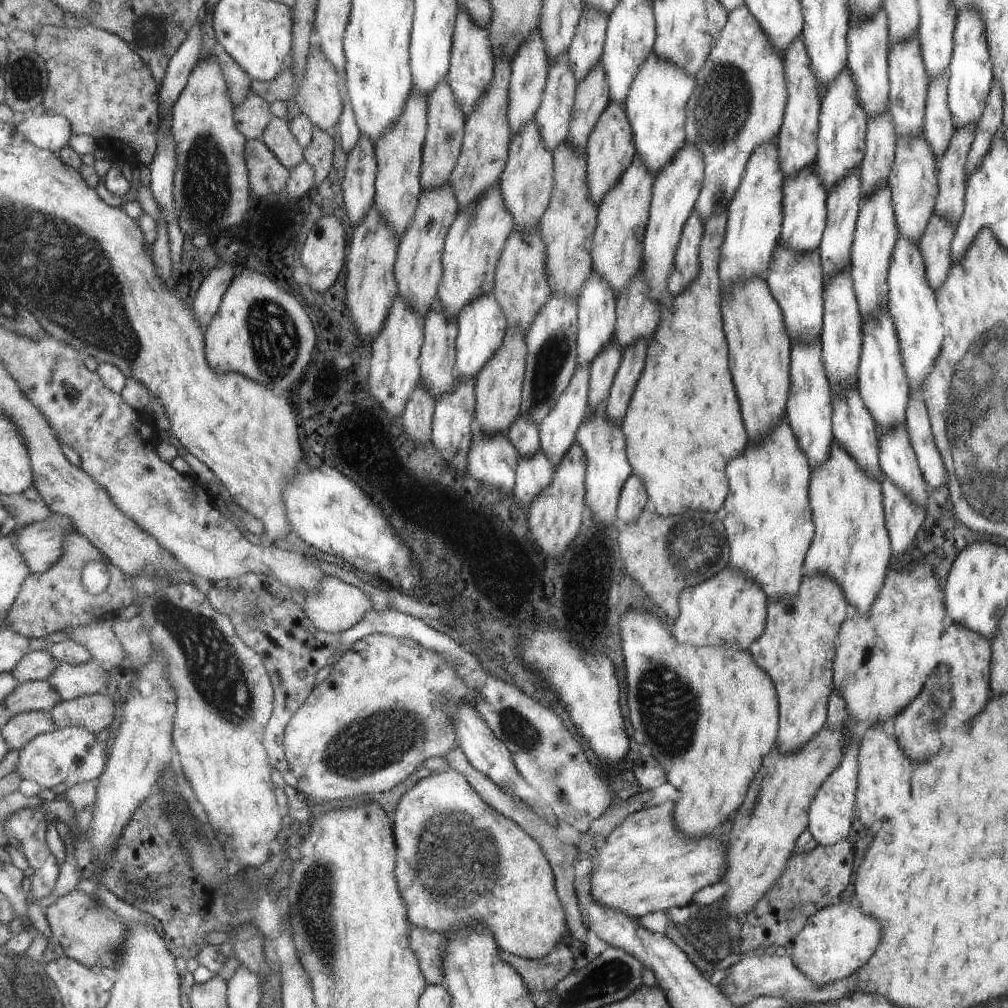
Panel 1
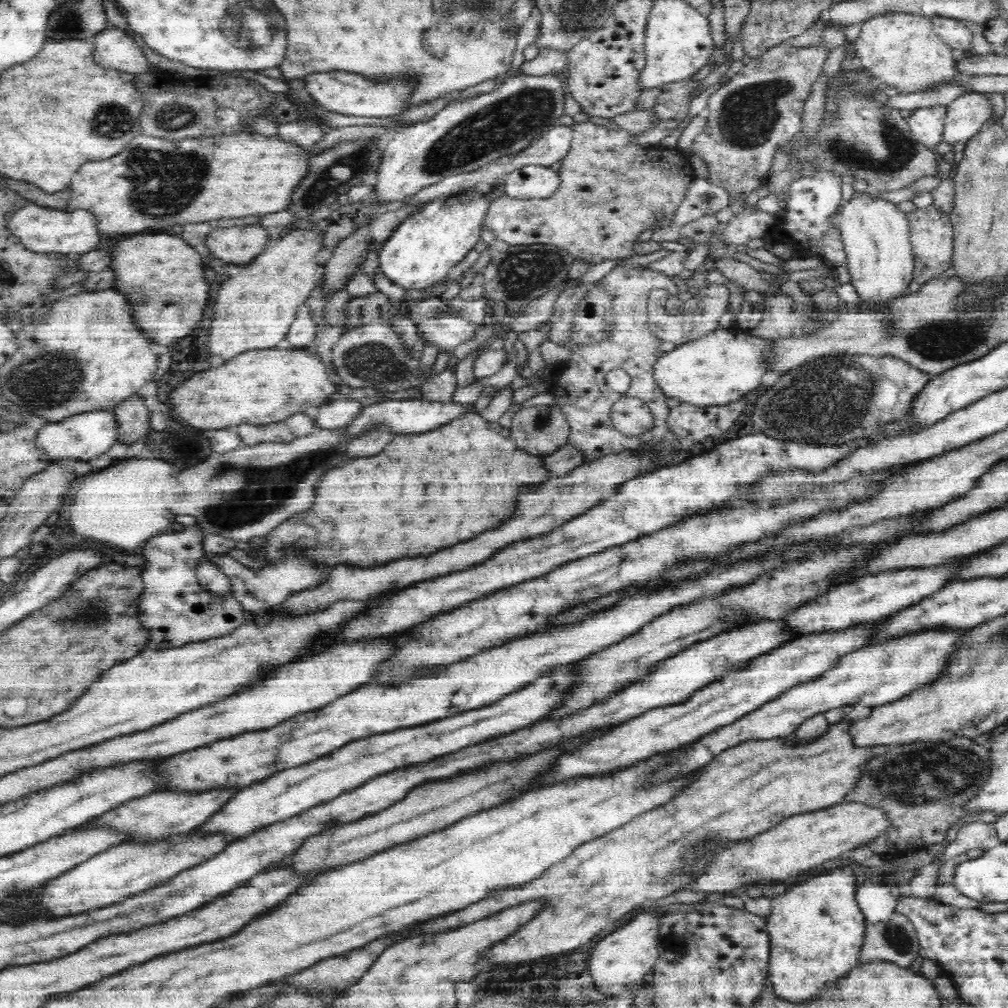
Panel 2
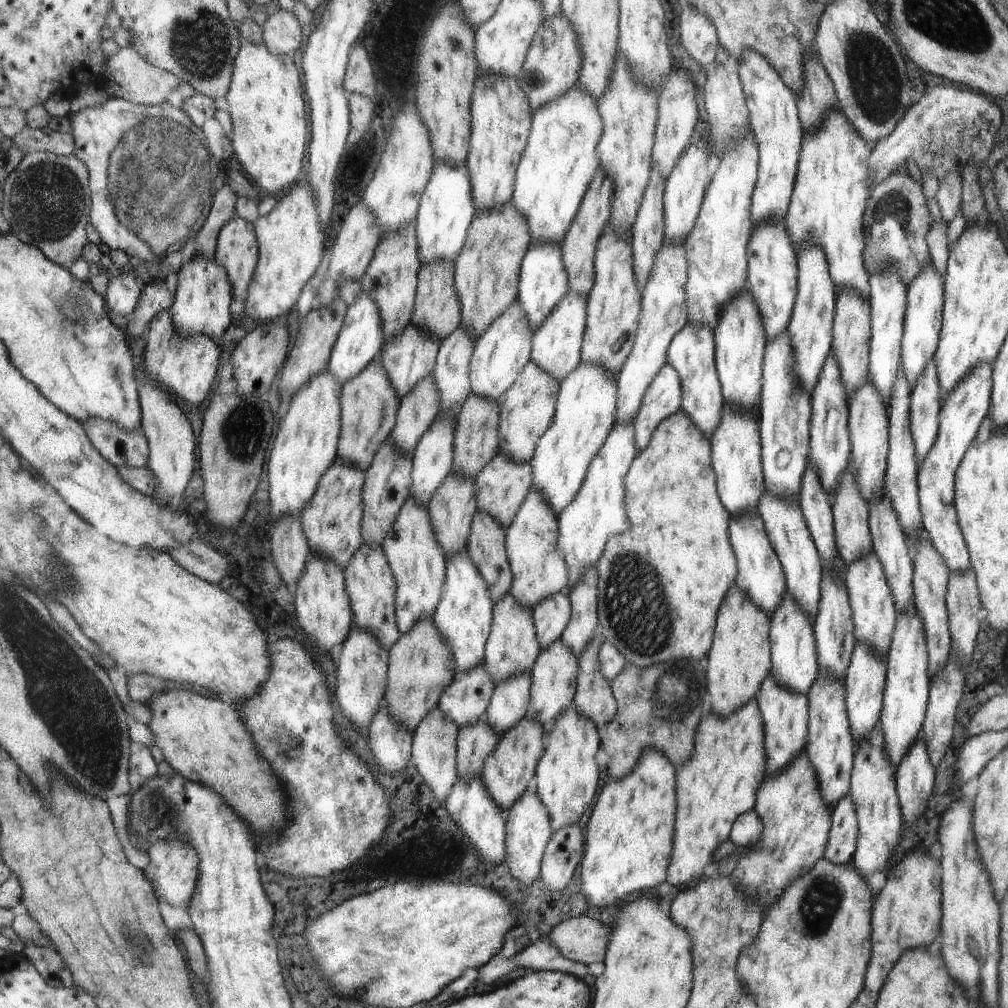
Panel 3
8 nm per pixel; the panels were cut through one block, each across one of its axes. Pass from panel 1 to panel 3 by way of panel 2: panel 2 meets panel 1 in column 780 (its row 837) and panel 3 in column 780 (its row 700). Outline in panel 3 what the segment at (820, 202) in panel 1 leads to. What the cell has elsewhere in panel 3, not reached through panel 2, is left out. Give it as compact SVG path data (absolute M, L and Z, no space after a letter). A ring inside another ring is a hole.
M765 488L758 504L758 513L763 518L764 526L770 541L774 545L775 553L787 575L787 589L790 595L804 610L812 622L818 616L821 602L821 586L824 577L822 557L818 547L811 537L807 519L804 518L802 507L796 499L777 497Z

